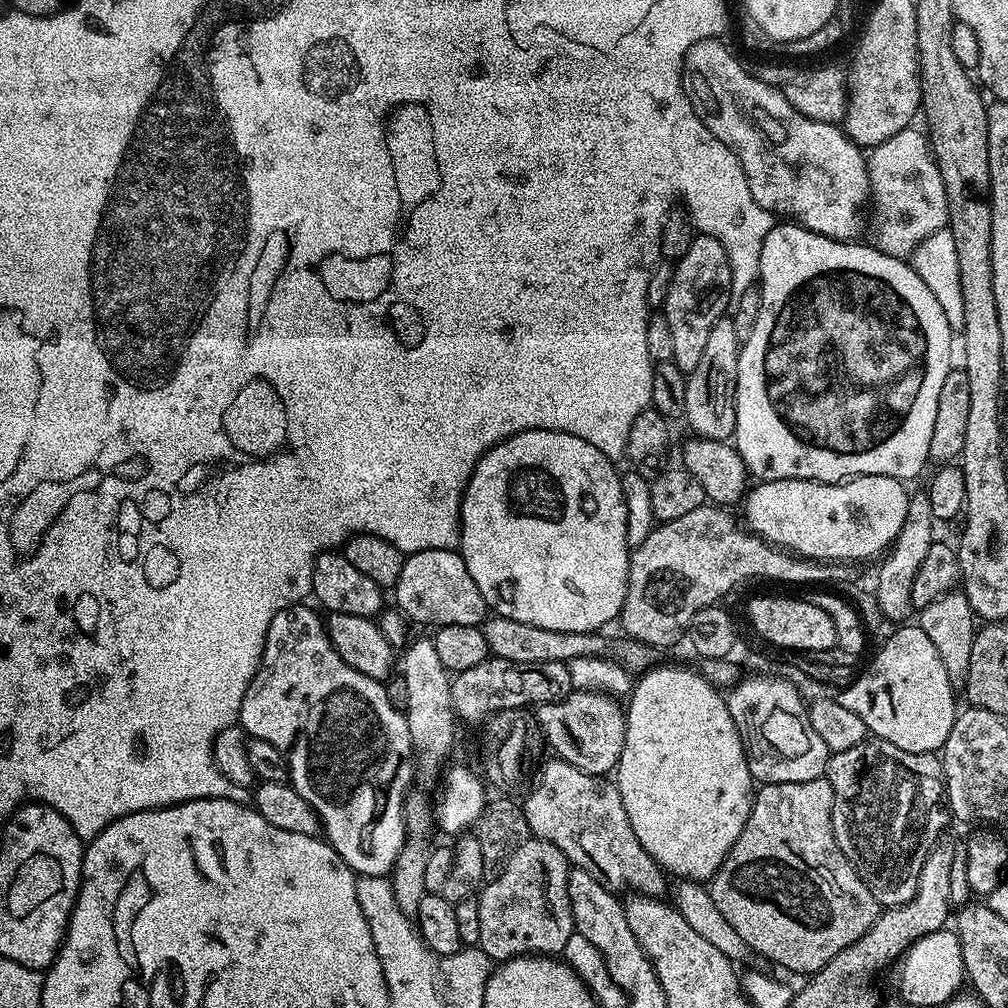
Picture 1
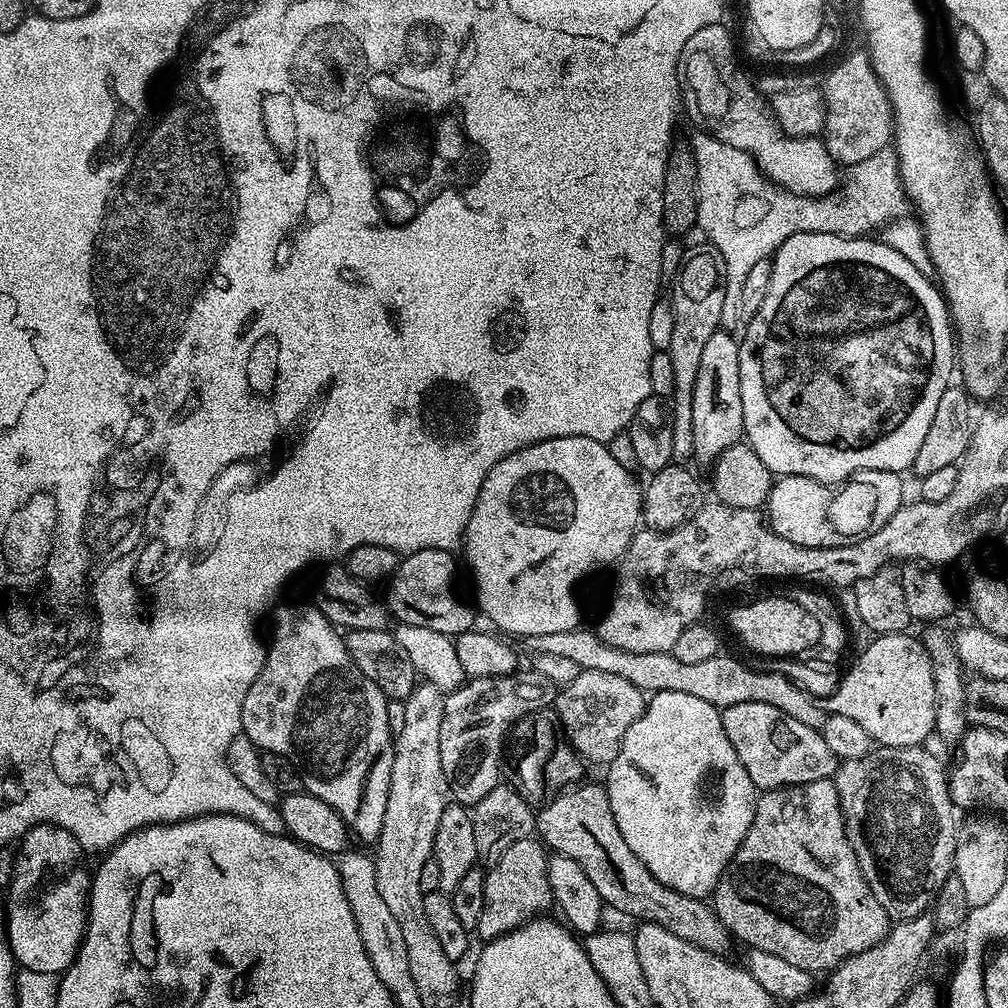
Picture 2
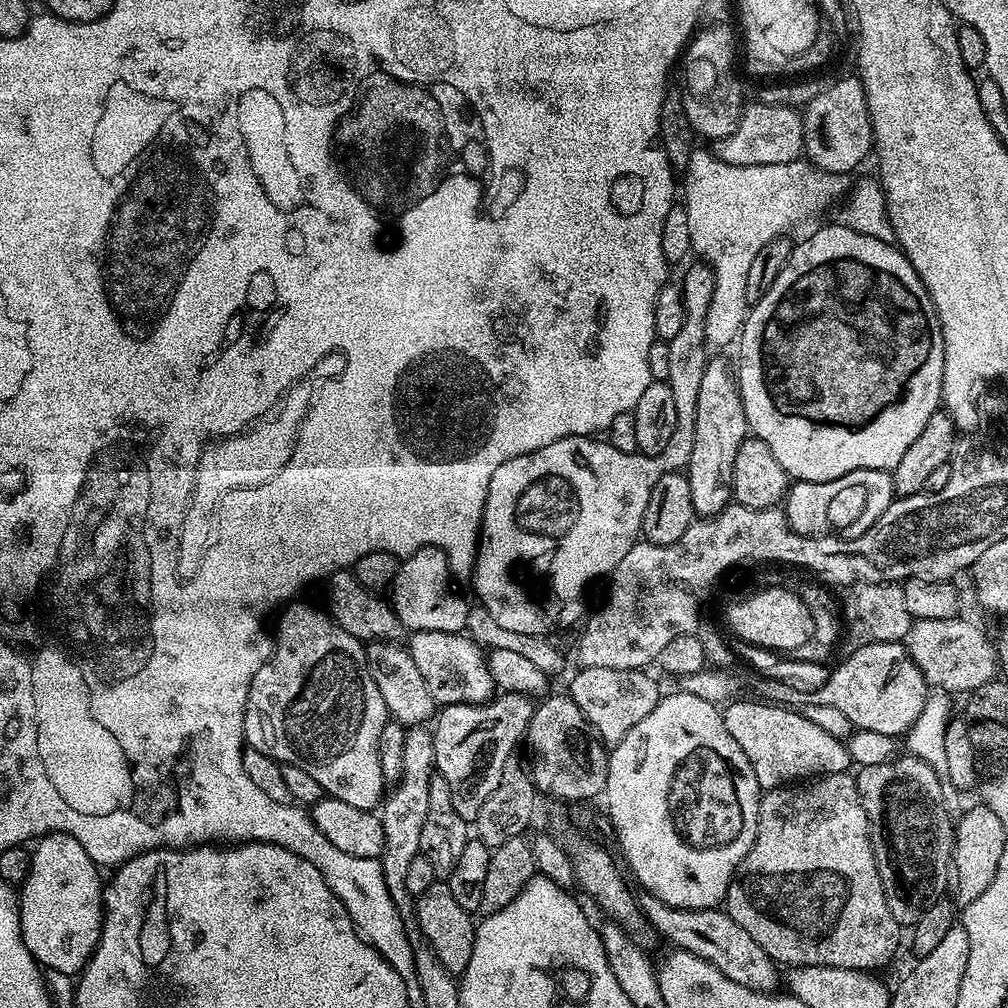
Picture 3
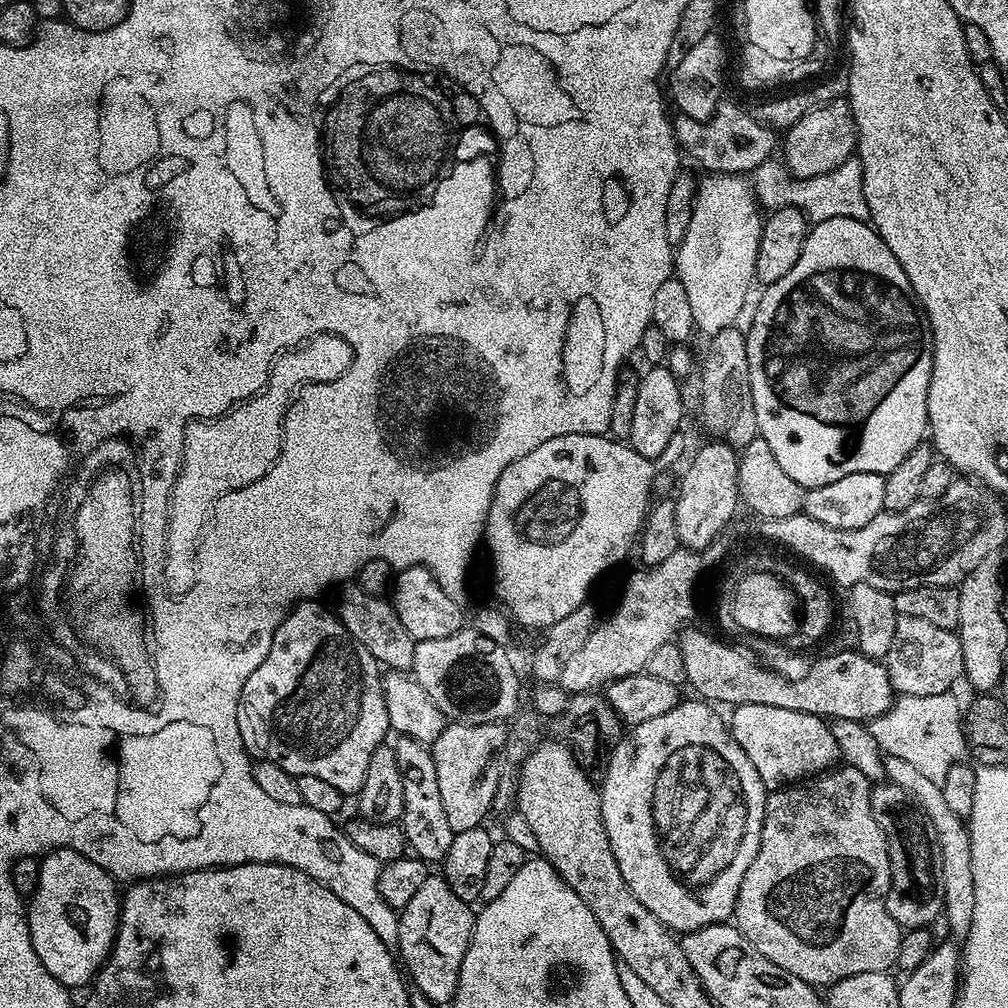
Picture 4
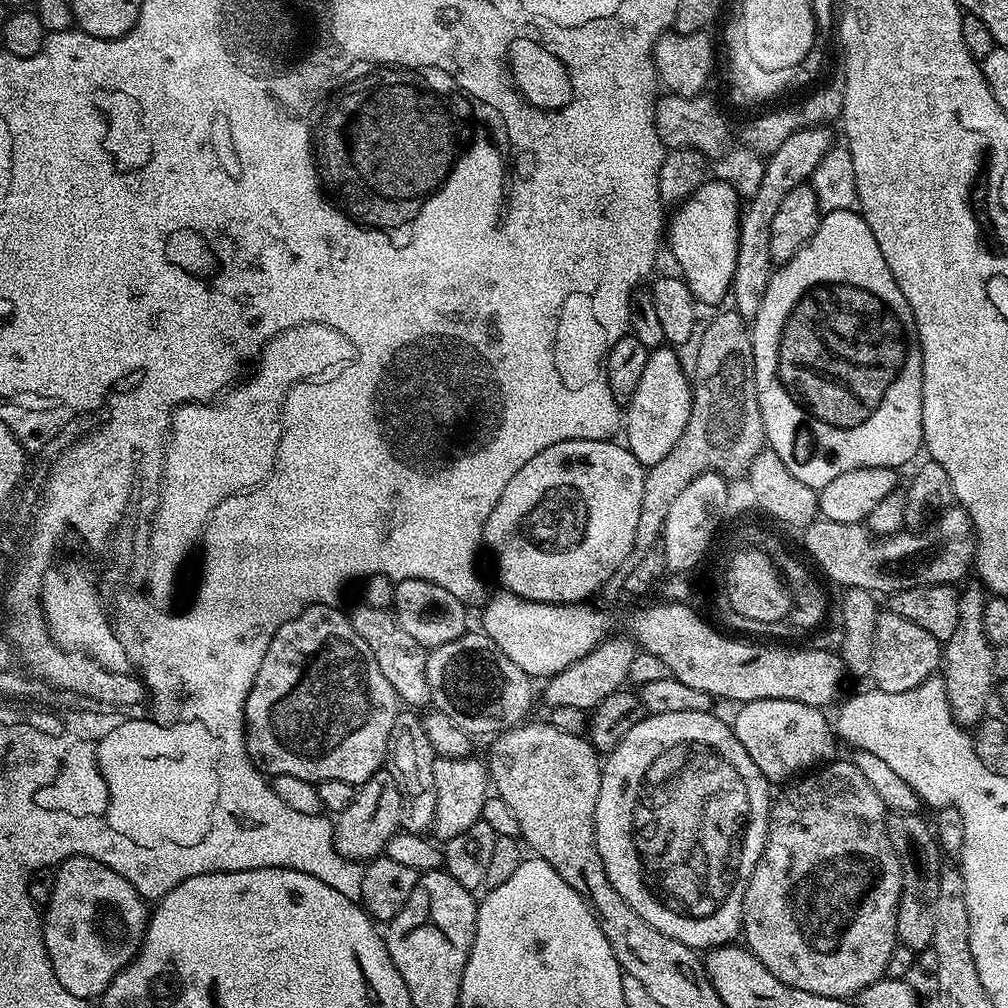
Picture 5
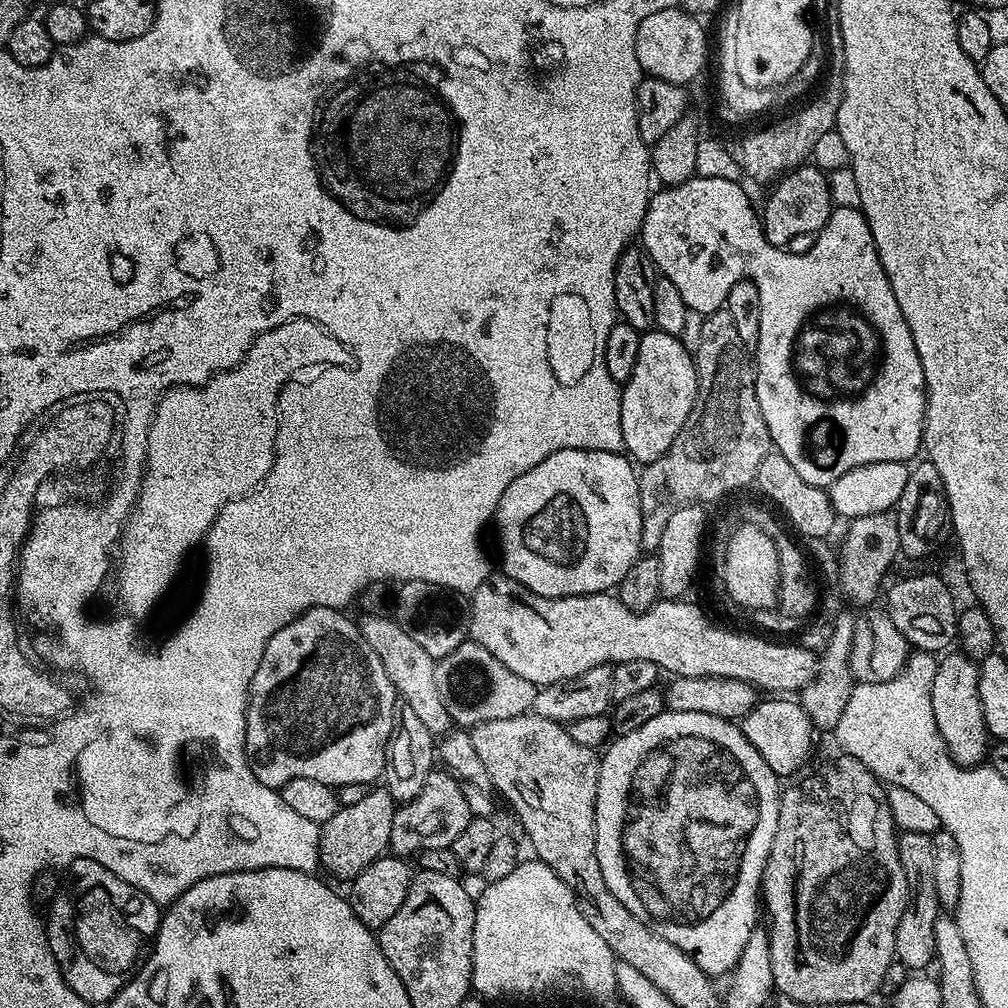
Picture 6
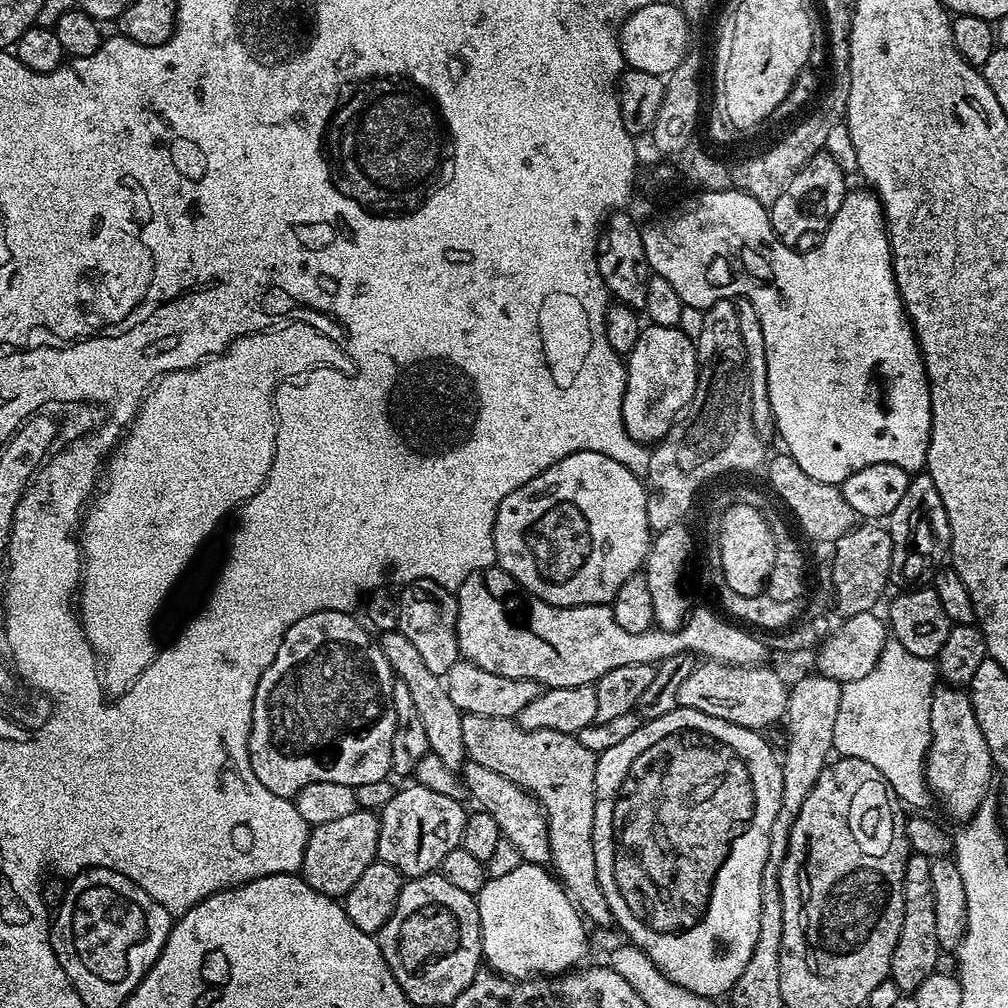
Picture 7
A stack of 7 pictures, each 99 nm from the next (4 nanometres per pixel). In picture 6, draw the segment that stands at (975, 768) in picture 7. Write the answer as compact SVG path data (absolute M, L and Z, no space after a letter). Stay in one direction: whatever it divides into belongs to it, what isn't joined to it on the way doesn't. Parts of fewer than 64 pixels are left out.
M952 650L939 657L934 686L930 686L930 706L934 706L934 722L938 722L938 734L946 742L948 752L957 764L976 766L989 755L990 735L982 716L982 701L978 692L979 667L977 661Z

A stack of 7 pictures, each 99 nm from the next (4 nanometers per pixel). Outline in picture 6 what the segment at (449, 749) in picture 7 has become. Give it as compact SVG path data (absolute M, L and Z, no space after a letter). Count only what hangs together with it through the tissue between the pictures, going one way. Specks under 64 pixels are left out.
M361 615L358 627L362 638L370 642L370 650L378 654L378 662L386 666L386 678L396 687L396 695L403 703L414 710L414 715L426 725L432 735L440 738L453 727L450 710L446 710L446 702L442 702L442 693L438 691L438 678L436 677L436 661L406 634L406 630L391 615L365 616Z

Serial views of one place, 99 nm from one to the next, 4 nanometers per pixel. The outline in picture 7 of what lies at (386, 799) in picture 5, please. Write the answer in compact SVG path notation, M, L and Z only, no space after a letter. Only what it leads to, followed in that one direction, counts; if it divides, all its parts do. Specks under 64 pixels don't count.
M356 809L337 821L313 825L308 833L300 871L304 881L319 893L342 898L376 859L379 825L379 817L364 809Z

